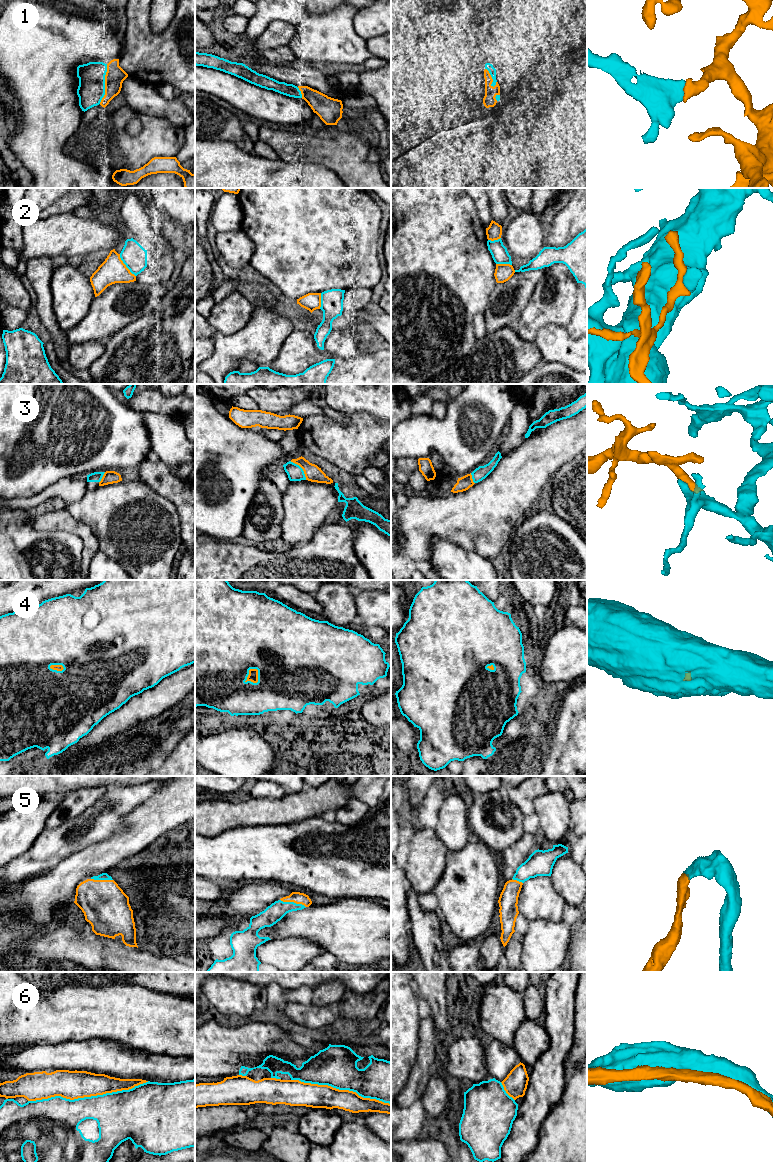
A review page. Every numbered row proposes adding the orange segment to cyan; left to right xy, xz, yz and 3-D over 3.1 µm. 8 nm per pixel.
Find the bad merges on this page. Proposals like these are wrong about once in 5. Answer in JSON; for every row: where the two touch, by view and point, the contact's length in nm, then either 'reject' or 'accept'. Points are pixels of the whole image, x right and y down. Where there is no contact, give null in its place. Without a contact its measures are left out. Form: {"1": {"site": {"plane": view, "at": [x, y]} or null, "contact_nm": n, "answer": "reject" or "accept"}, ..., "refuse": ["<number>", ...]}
{"1": {"site": {"plane": "xy", "at": [104, 84]}, "contact_nm": 320, "answer": "accept"}, "2": {"site": {"plane": "xy", "at": [125, 264]}, "contact_nm": 220, "answer": "reject"}, "3": {"site": {"plane": "xz", "at": [301, 468]}, "contact_nm": 200, "answer": "accept"}, "4": {"site": {"plane": "xz", "at": [248, 671]}, "contact_nm": 150, "answer": "accept"}, "5": {"site": {"plane": "xz", "at": [293, 902]}, "contact_nm": 220, "answer": "accept"}, "6": {"site": {"plane": "xy", "at": [88, 1097]}, "contact_nm": 1000, "answer": "accept"}, "refuse": ["2"]}

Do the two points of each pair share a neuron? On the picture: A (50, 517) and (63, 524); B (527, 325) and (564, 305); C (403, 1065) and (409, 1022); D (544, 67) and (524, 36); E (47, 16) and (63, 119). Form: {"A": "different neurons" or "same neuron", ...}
{"A": "same neuron", "B": "same neuron", "C": "same neuron", "D": "different neurons", "E": "same neuron"}

